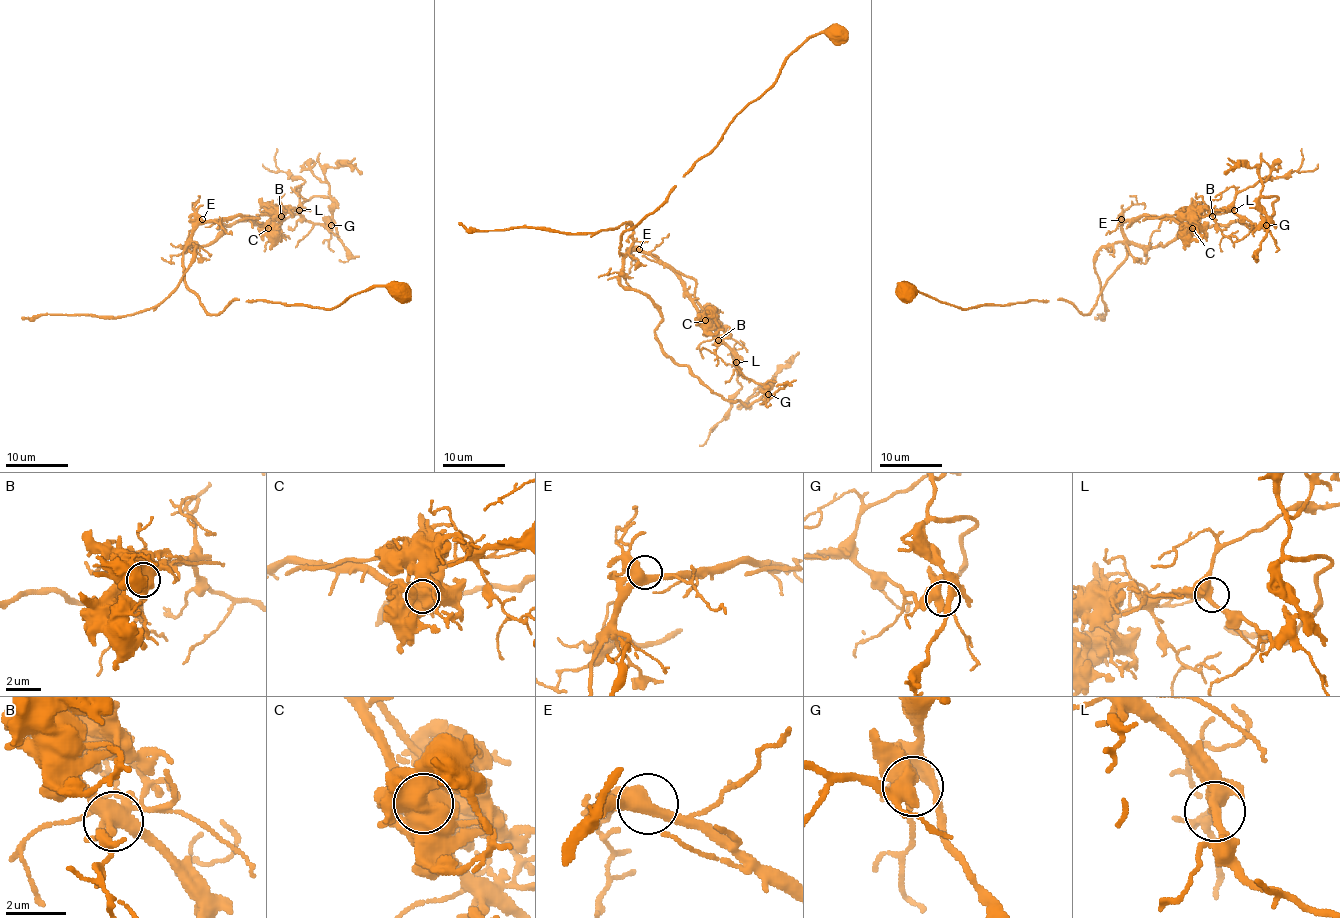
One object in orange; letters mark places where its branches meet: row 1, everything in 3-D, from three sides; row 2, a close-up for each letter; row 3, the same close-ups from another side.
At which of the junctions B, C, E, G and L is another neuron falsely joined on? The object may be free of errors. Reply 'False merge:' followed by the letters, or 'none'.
False merge: none

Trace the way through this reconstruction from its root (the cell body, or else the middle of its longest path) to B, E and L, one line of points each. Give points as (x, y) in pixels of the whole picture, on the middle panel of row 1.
B: (838, 31), (809, 36), (669, 196), (622, 234), (619, 253), (635, 249), (661, 260), (705, 312), (718, 340)
E: (838, 31), (809, 36), (669, 196), (622, 234), (620, 254), (639, 249)
L: (838, 31), (809, 36), (669, 196), (620, 238), (620, 254), (653, 254), (677, 276), (736, 362)

